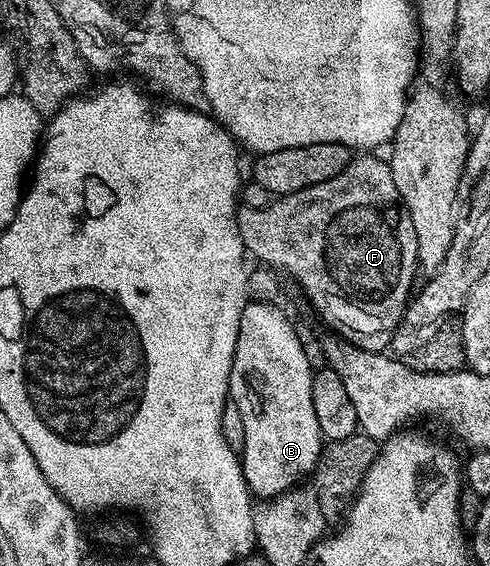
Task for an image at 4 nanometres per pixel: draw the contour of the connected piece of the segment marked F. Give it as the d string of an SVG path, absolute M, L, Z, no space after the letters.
M361 154L358 156L361 157L358 160L357 157L350 159L348 166L343 170L339 170L339 174L335 174L335 178L327 178L327 182L319 182L298 192L270 199L269 204L262 208L238 207L237 225L239 226L239 238L243 238L245 243L246 253L252 259L253 256L257 259L254 261L260 262L278 273L284 274L286 272L305 291L305 296L313 303L314 310L333 327L330 329L334 333L345 338L352 338L361 346L381 346L384 340L386 343L386 334L391 334L397 329L397 324L401 321L401 316L405 312L405 306L414 291L413 275L419 272L417 239L415 238L415 228L411 226L411 218L405 213L405 205L401 203L401 195L395 186L395 178L391 174L388 163L382 157L380 160L377 154Z

